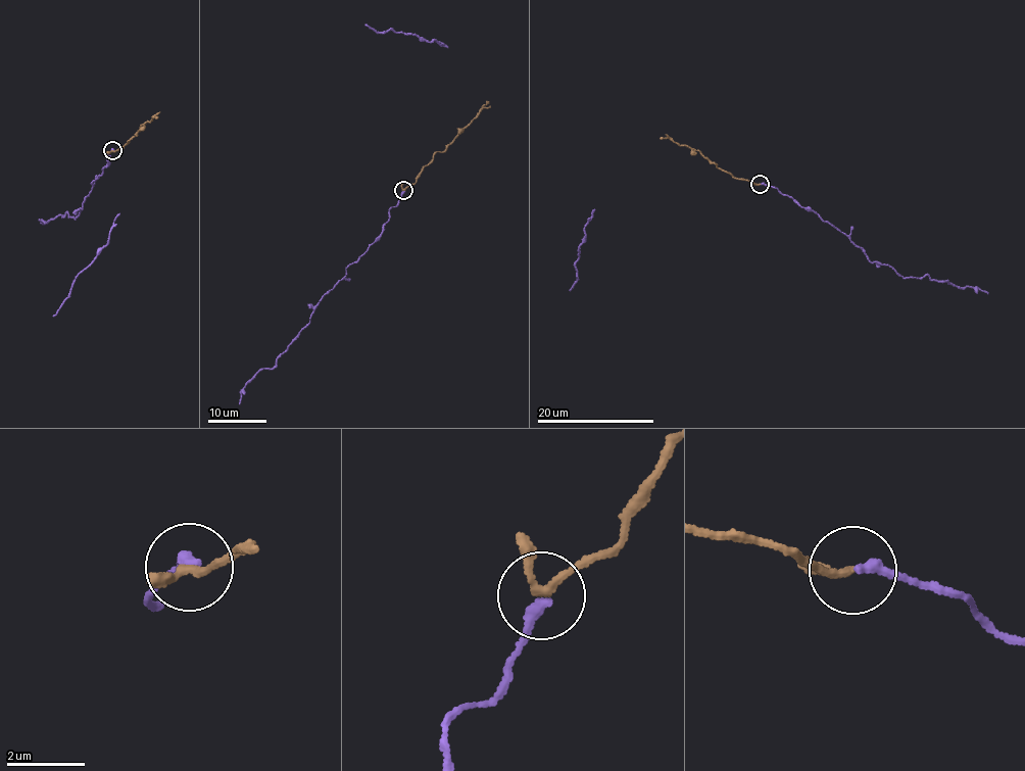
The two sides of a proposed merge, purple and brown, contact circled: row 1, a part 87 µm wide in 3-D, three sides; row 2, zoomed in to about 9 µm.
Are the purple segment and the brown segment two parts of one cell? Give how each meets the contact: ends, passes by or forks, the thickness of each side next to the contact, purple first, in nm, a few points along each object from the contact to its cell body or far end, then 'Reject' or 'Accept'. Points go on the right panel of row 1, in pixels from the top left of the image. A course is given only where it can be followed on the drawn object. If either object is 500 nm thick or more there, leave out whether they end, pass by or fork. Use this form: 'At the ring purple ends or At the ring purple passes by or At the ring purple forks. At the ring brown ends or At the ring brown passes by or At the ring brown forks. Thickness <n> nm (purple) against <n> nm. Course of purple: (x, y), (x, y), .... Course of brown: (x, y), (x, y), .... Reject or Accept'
At the ring purple ends. At the ring brown passes by. Thickness 280 nm (purple) against 180 nm. Course of purple: (760, 185), (773, 186), (840, 231), (872, 262), (888, 264), (906, 277), (927, 275), (932, 280), (988, 293). Course of brown: (760, 185), (721, 170), (696, 150), (669, 138), (660, 139). Accept

